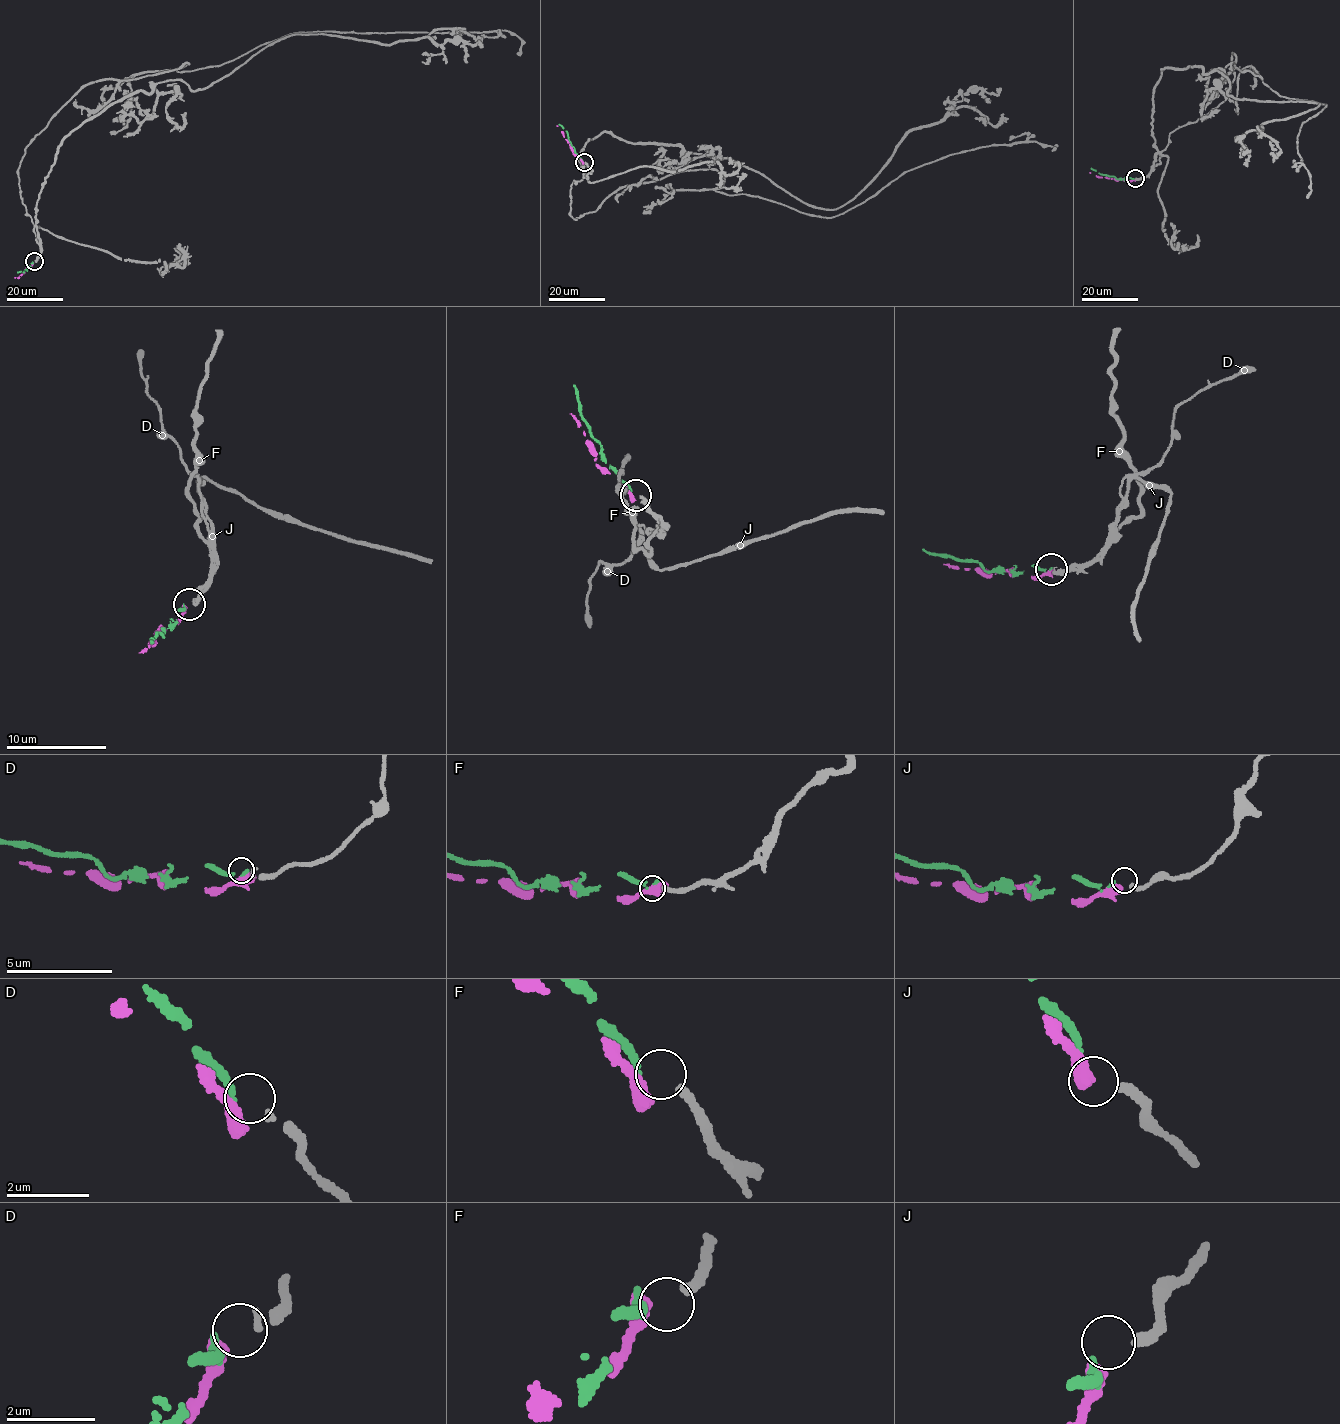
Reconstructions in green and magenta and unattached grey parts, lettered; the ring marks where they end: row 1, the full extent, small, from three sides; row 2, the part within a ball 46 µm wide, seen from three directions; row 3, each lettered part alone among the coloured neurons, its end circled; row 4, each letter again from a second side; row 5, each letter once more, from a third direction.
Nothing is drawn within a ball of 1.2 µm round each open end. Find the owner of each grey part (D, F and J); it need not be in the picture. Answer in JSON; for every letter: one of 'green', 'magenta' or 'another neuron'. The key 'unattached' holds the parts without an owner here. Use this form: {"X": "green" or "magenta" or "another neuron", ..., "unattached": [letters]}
{"D": "green", "F": "another neuron", "J": "magenta", "unattached": ["F"]}

